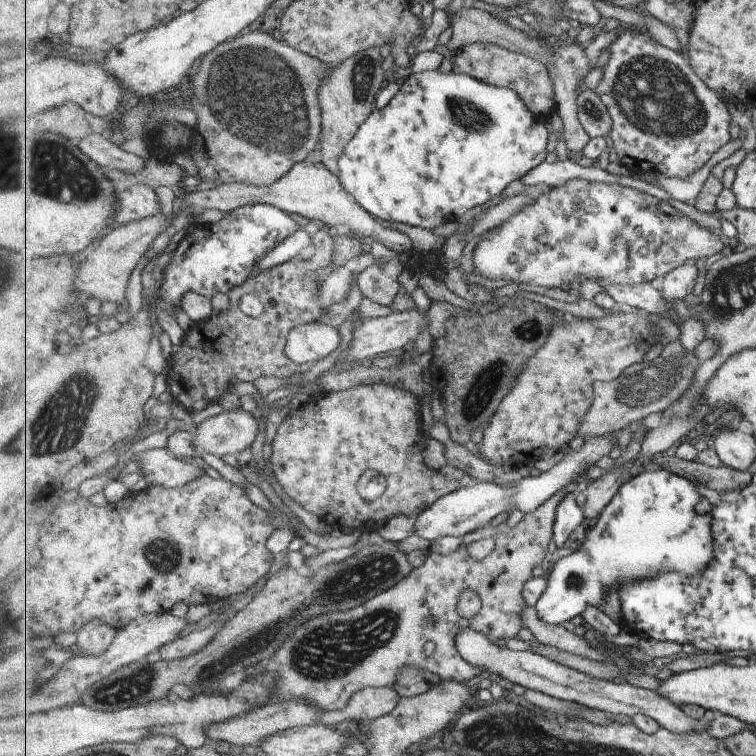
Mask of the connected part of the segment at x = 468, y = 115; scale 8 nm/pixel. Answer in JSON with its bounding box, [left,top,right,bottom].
[339,71,549,231]

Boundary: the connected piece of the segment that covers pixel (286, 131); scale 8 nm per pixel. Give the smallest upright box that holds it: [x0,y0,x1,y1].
[183,31,330,185]

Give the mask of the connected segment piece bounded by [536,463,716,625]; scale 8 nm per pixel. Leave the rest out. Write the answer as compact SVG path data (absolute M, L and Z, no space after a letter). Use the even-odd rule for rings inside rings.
M651 463L646 464L644 471L624 482L589 527L581 546L550 561L546 588L536 602L540 619L552 625L565 624L567 620L583 614L589 606L599 608L611 590L617 590L620 597L619 589L631 581L652 579L661 573L697 577L706 571L712 564L711 560L716 559L714 514L711 511L699 514L695 510L695 506L703 500L703 494L695 483Z

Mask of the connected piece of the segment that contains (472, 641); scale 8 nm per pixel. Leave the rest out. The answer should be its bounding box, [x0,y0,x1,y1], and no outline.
[454,628,705,733]

